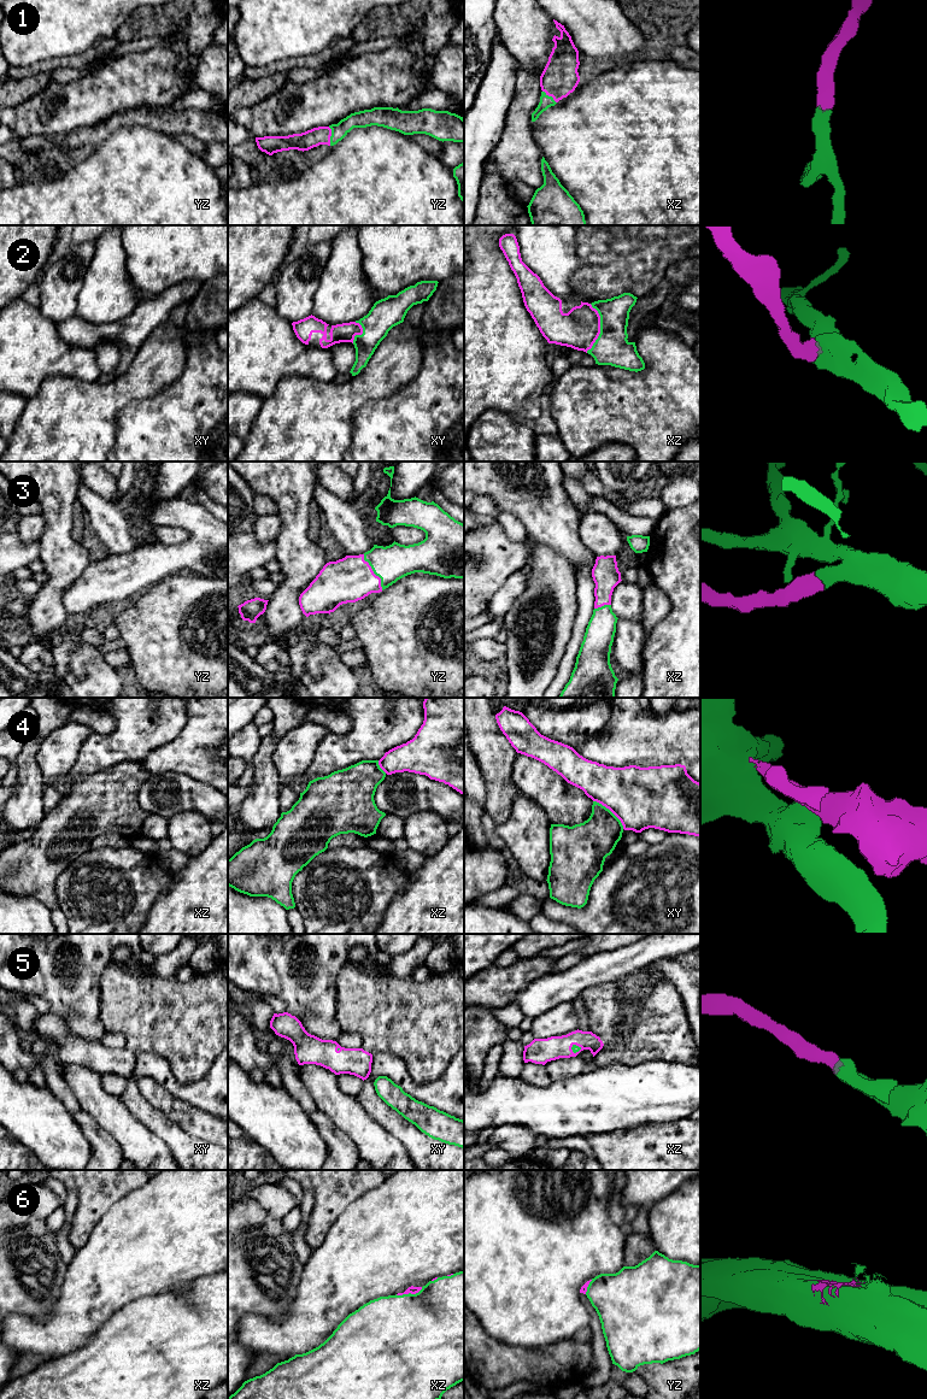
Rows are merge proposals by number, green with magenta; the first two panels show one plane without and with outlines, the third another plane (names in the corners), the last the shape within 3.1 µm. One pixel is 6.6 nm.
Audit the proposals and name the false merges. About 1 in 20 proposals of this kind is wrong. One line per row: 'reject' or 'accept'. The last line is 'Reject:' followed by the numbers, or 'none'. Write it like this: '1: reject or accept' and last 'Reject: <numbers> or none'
1: accept
2: accept
3: accept
4: reject
5: accept
6: accept
Reject: 4

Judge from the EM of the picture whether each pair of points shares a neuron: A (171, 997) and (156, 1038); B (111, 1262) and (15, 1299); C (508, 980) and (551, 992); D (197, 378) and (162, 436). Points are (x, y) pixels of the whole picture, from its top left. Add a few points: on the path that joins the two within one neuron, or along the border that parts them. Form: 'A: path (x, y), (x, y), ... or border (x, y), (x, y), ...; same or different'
A: path (168, 1006), (166, 1011), (156, 1022), (156, 1028); same
B: border (68, 1264), (60, 1294), (52, 1308); different
C: border (550, 973), (531, 981), (511, 1001); different
D: path (197, 393), (193, 405), (176, 422); same

